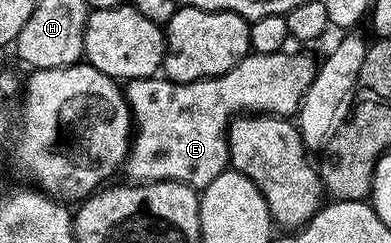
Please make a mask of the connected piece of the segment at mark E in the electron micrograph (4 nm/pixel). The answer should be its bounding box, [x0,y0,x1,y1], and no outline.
[122,54,317,188]

